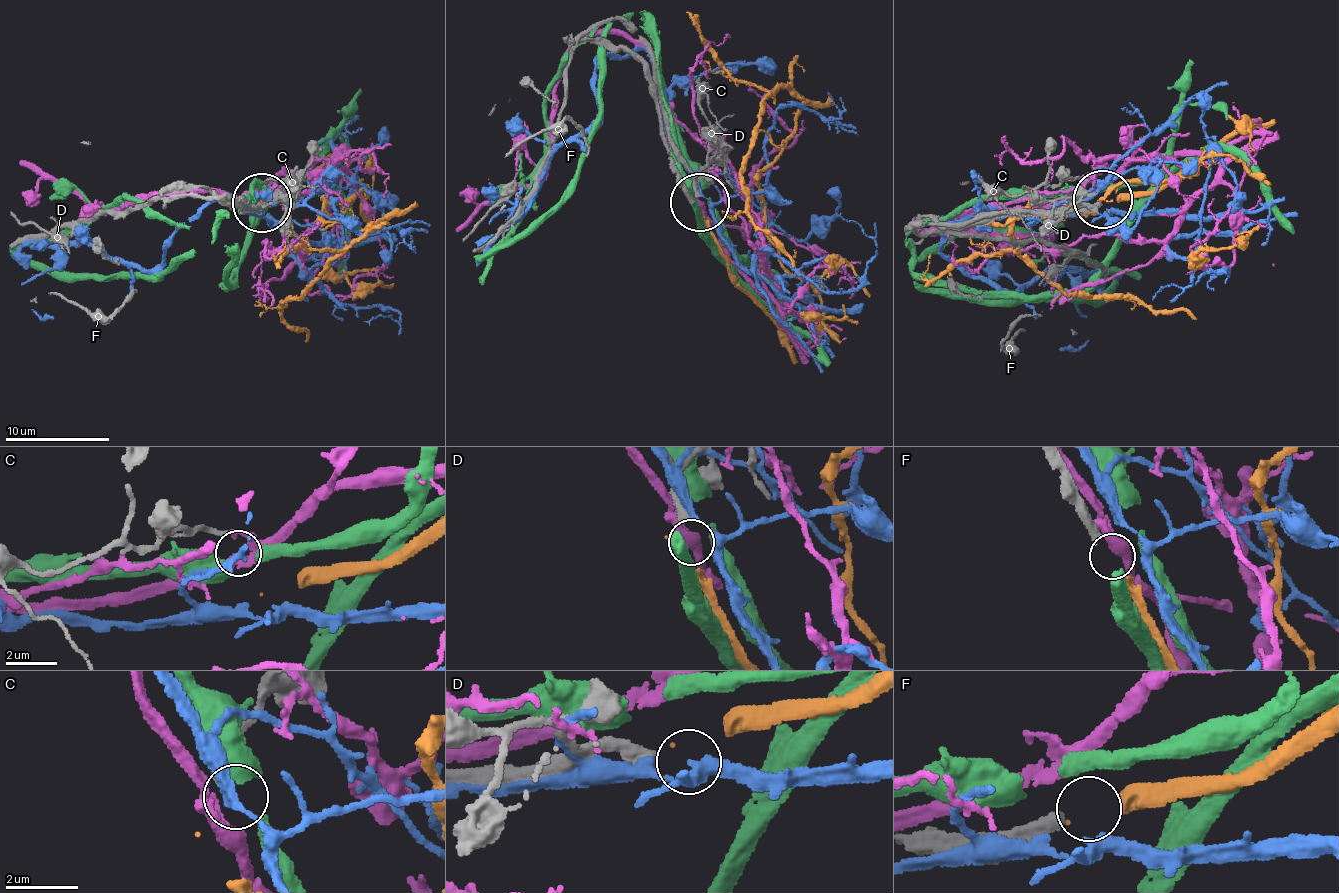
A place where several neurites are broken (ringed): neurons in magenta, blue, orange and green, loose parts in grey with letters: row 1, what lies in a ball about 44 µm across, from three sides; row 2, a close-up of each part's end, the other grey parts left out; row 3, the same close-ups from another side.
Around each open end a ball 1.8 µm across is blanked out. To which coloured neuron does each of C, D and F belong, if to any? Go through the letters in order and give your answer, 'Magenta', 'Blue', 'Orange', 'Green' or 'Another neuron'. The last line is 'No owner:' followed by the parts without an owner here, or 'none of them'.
C: Magenta
D: Another neuron
F: Orange
No owner: D

